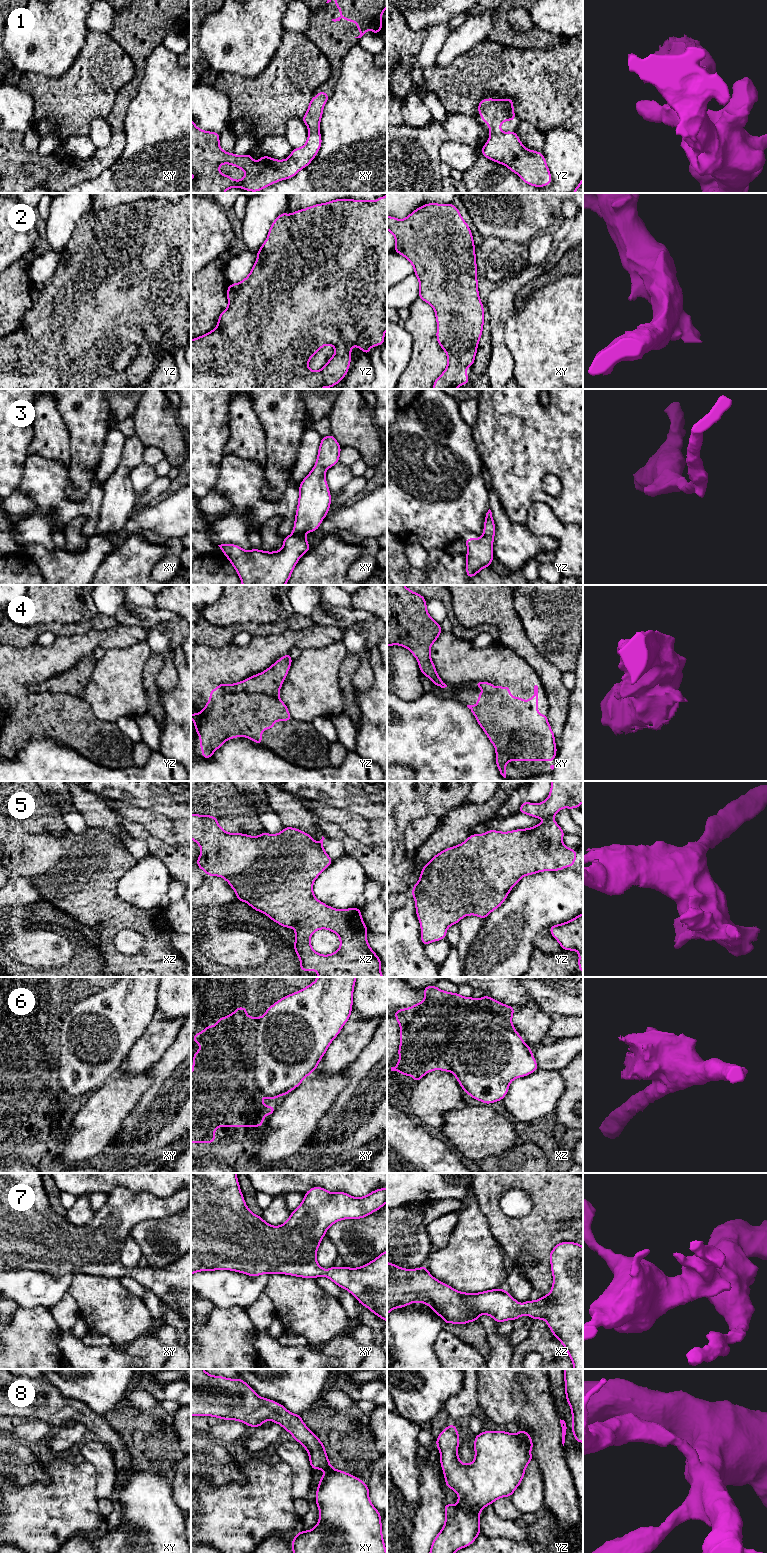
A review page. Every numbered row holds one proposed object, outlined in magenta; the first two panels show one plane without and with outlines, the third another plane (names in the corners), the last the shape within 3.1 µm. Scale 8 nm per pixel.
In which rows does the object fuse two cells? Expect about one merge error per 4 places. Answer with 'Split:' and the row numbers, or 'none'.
Split: 4

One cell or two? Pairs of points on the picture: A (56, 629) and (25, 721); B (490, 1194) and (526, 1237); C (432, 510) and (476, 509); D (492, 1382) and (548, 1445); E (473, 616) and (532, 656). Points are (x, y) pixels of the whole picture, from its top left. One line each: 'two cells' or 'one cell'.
A: two cells
B: one cell
C: one cell
D: one cell
E: one cell

